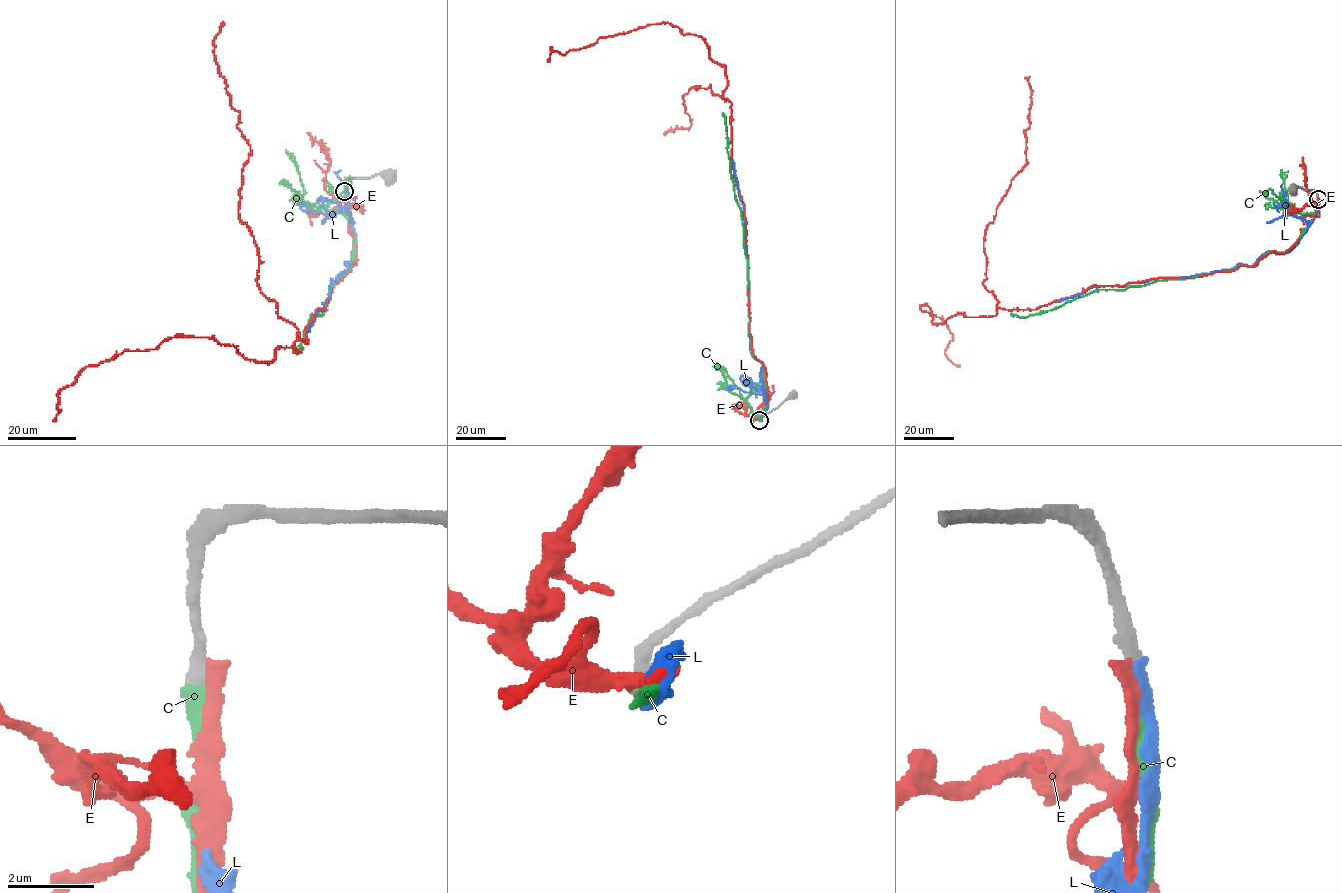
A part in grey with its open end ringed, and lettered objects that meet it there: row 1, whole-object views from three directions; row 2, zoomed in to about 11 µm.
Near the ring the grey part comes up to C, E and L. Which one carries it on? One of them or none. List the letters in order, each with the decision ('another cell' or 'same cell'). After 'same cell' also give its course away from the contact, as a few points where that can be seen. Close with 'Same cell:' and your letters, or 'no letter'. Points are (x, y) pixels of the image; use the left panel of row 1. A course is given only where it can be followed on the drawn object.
C: same cell; it runs (345, 191), (354, 262), (333, 281), (321, 315), (310, 317), (298, 353), (293, 347)
E: another cell
L: another cell
Same cell: C

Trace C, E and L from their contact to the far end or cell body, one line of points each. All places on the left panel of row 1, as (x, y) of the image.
C: (345, 191), (354, 262), (333, 281), (321, 315), (310, 317), (298, 353), (293, 347)
E: (345, 190), (354, 263), (300, 352), (248, 359), (171, 336), (86, 365), (56, 418)
L: (345, 190), (354, 235), (351, 262), (332, 280), (330, 297), (323, 311), (317, 310), (308, 332)

